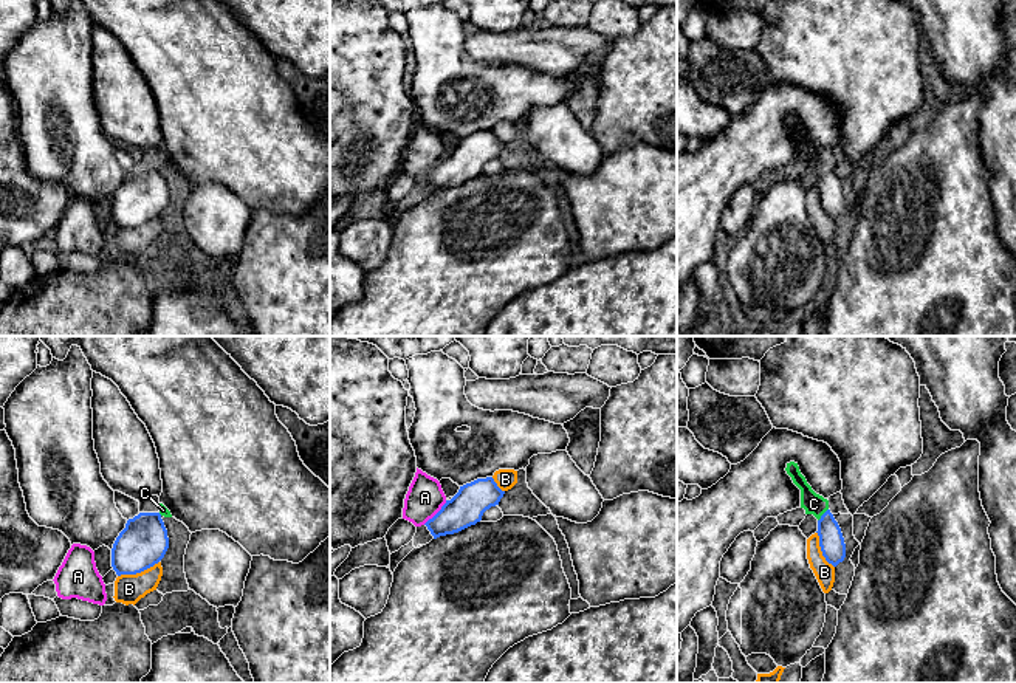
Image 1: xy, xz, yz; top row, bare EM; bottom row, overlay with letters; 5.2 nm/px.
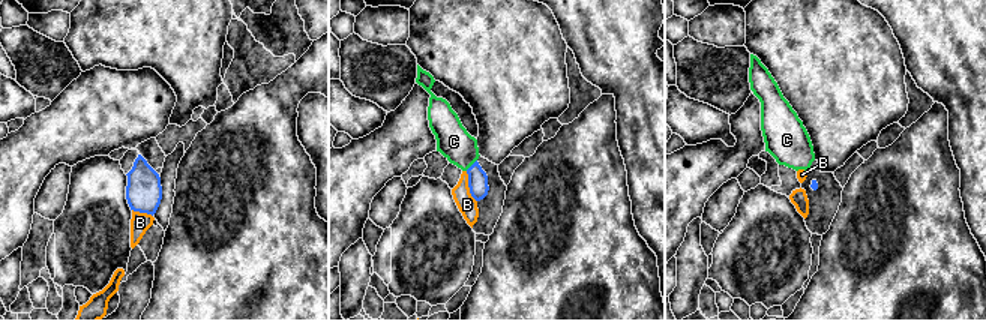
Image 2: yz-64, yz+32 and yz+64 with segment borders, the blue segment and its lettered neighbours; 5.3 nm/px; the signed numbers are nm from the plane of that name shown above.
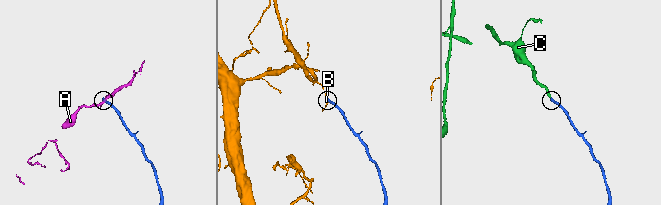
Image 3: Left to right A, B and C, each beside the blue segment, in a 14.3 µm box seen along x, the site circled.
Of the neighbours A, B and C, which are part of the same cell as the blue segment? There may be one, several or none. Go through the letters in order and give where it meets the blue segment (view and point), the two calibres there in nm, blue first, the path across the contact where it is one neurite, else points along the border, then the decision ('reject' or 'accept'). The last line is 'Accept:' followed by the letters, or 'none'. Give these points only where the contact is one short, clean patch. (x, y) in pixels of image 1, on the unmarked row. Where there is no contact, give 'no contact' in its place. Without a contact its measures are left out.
A: meets blue in xz at (437, 166); 180 nm thick on the blue side, 190 nm on the other; border along xz (446, 154), (423, 177); reject
B: meets blue in xy at (138, 225); 240 nm thick on the blue side, 160 nm on the other; border along xy (158, 214), (140, 225), (121, 226), (118, 229); reject
C: meets blue in yz at (823, 168); 130 nm thick on the blue side, 110 nm on the other; runs through yz (832, 197), (823, 168), (813, 157); accept
Accept: C

